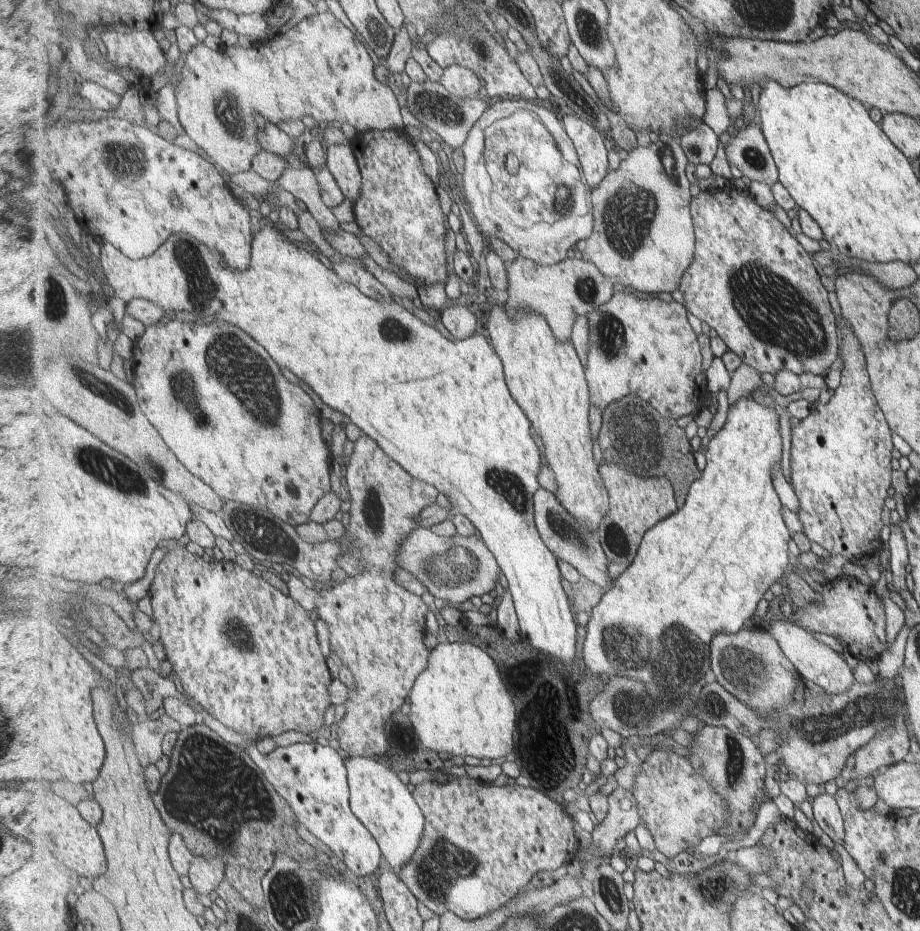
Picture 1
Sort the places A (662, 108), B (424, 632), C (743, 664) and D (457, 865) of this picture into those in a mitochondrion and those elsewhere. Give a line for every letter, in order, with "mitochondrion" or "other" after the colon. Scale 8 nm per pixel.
A: other
B: other
C: mitochondrion
D: mitochondrion

